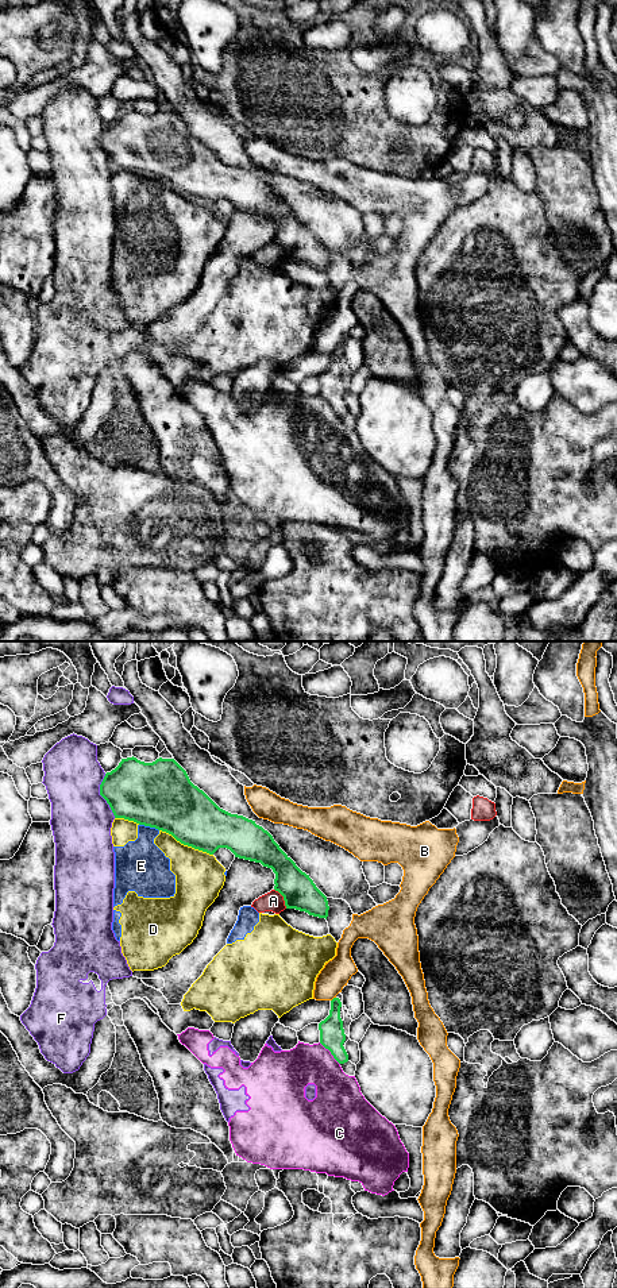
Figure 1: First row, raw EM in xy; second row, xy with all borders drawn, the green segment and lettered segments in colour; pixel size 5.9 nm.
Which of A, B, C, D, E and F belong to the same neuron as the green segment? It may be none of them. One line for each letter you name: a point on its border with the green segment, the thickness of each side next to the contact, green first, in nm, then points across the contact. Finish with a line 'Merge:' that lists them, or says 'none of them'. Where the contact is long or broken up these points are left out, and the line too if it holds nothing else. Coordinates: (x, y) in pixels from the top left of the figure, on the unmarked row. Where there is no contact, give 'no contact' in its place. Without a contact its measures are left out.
Merge: none of them

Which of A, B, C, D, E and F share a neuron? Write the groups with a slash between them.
A / B / C F / D E

